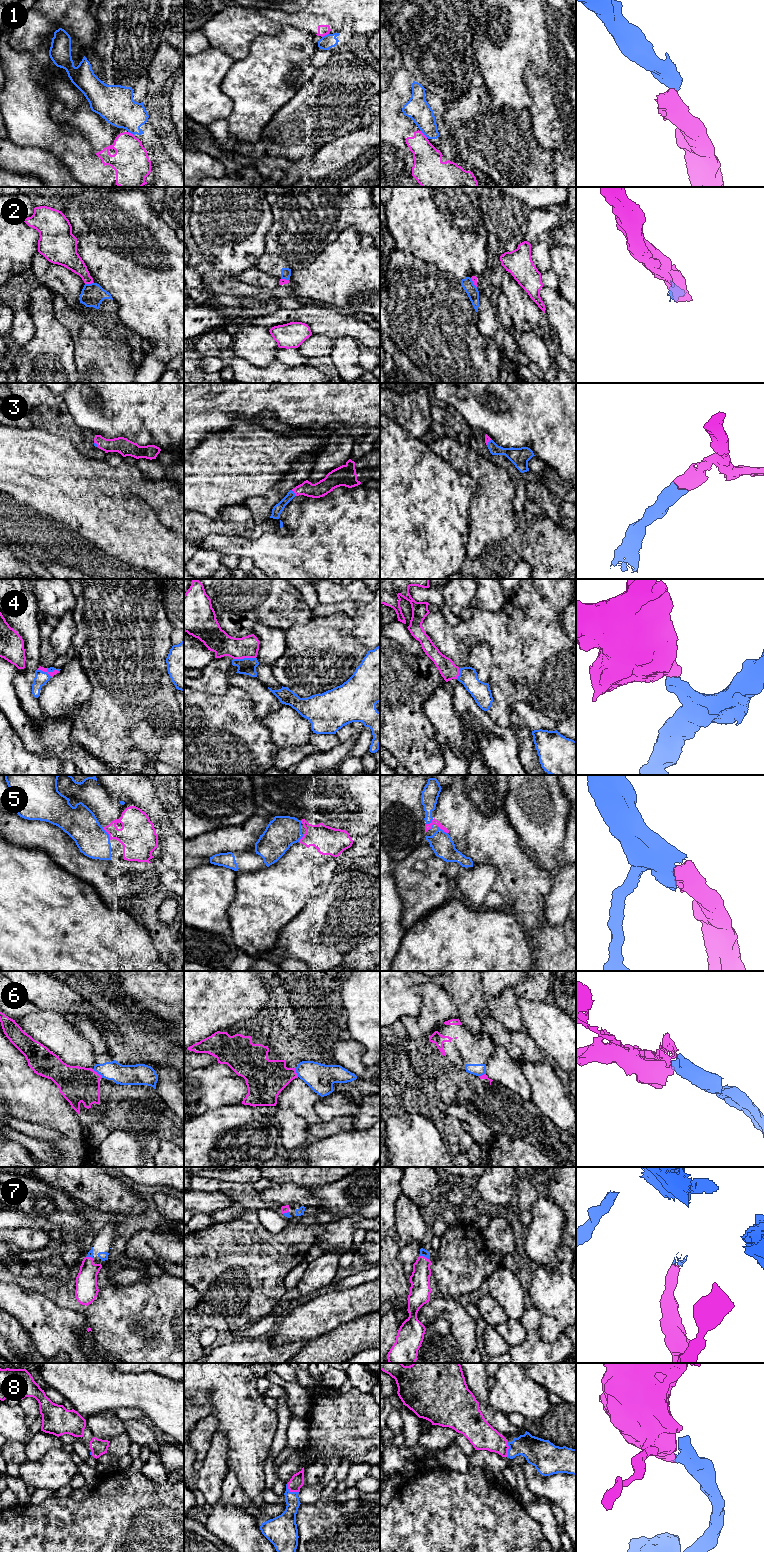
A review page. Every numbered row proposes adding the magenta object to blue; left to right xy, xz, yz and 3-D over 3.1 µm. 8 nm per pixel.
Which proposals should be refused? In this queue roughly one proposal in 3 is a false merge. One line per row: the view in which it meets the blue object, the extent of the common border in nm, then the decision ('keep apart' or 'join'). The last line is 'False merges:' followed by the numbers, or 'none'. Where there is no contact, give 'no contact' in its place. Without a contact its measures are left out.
1: xz | 70 nm | keep apart
2: xy | 70 nm | keep apart
3: xz | 60 nm | join
4: xz | 180 nm | join
5: xy | 120 nm | join
6: xy | 100 nm | join
7: yz | 100 nm | join
8: xz | 120 nm | join
False merges: 1, 2

